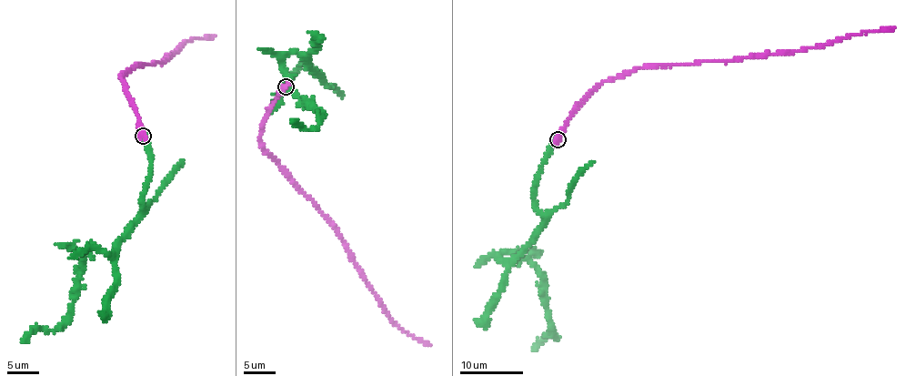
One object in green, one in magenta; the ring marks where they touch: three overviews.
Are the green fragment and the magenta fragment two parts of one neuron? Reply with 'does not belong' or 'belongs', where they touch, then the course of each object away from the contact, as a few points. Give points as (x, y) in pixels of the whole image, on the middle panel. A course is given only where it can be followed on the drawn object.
does not belong | (286, 86) | green via (286, 86), (301, 64), (316, 69), (302, 56), (282, 58), (285, 82), (322, 112), (312, 128), (291, 118) | magenta via (286, 86), (263, 124), (260, 135), (266, 151), (276, 157), (336, 230), (388, 316), (401, 330), (430, 346)

